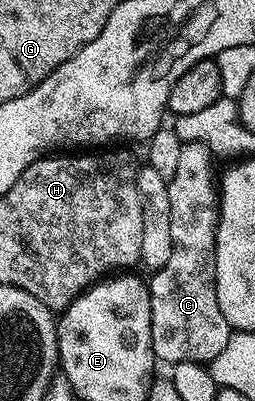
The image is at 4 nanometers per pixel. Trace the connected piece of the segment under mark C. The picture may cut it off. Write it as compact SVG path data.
M189 141L183 145L177 171L173 174L173 178L167 181L167 189L169 190L169 230L173 230L175 245L173 246L173 254L169 254L169 262L152 275L155 277L150 277L149 287L151 290L151 345L155 351L156 361L163 363L164 360L168 366L174 366L181 362L206 365L213 358L217 358L217 354L221 354L221 350L225 350L225 342L229 342L233 331L231 323L225 318L225 314L221 314L221 306L217 302L217 290L215 289L215 228L219 225L219 198L221 195L220 189L217 187L215 164L217 164L216 157L212 155L206 144L201 141Z

